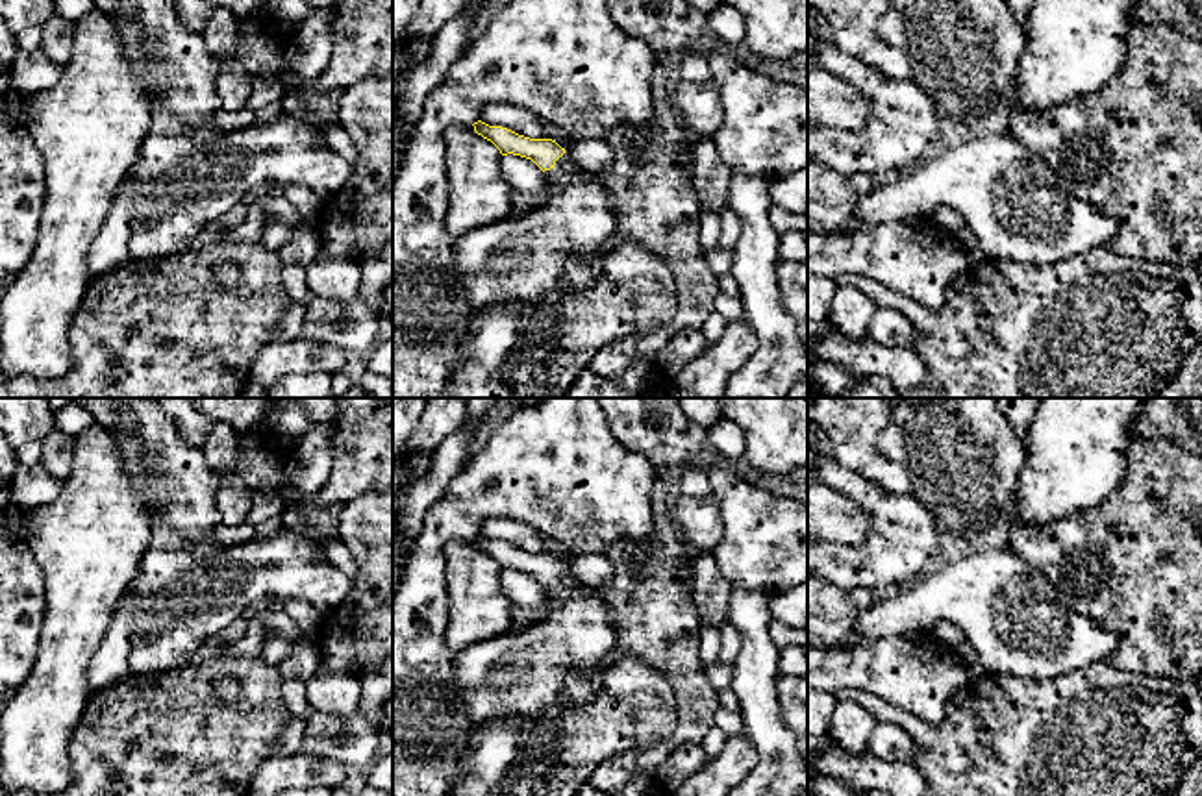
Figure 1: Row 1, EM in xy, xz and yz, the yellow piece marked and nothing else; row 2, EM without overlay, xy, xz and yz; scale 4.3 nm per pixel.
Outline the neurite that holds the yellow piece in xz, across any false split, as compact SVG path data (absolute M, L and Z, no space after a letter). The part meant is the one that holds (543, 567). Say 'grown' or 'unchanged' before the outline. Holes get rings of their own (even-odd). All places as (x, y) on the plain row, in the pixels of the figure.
grown; M474 537L474 546L491 555L502 570L532 574L545 589L550 615L528 628L491 637L454 653L454 676L474 728L507 716L532 716L559 698L569 674L583 674L617 646L607 603L593 587L583 585L552 553L530 553L502 541Z

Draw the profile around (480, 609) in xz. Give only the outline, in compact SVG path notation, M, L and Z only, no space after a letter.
M452 539L443 548L448 591L446 644L456 653L511 631L513 603L506 596L500 565L474 546L472 539Z

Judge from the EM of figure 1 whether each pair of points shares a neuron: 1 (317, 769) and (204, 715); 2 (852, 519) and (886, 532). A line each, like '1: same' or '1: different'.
1: different
2: different

